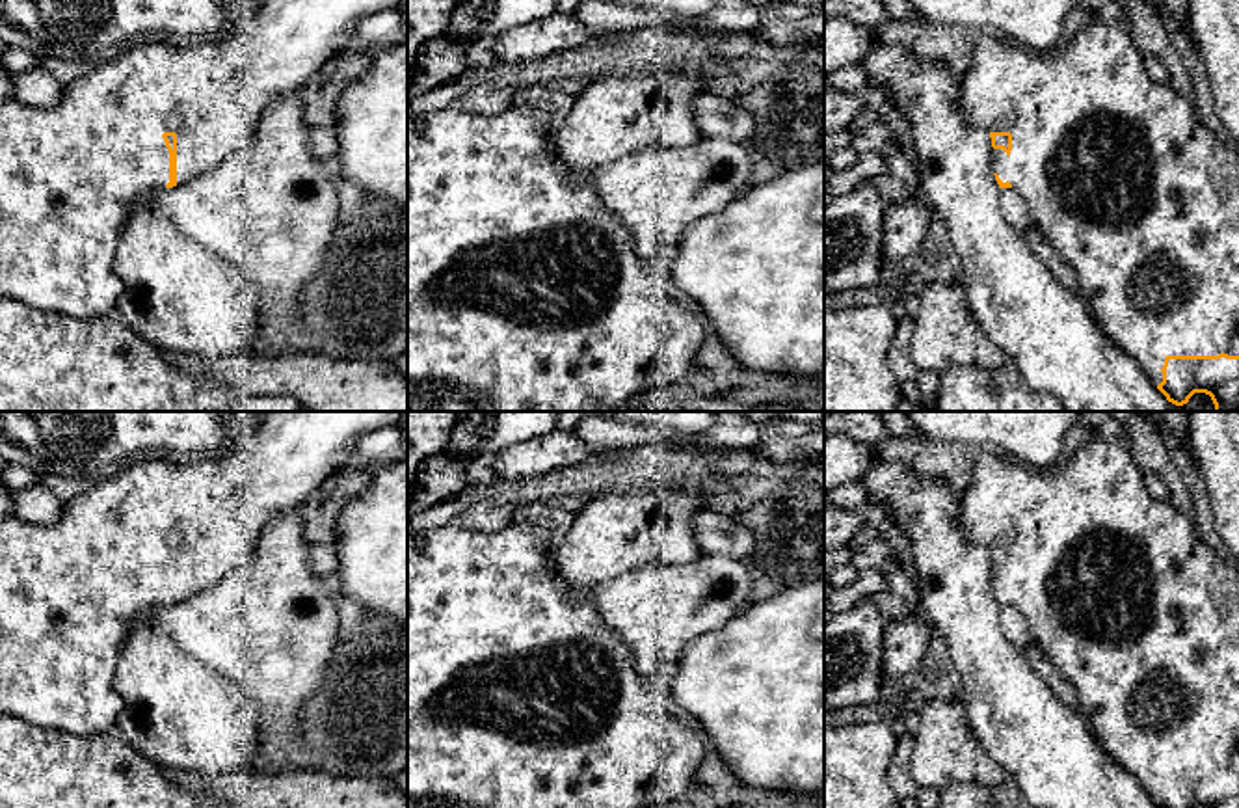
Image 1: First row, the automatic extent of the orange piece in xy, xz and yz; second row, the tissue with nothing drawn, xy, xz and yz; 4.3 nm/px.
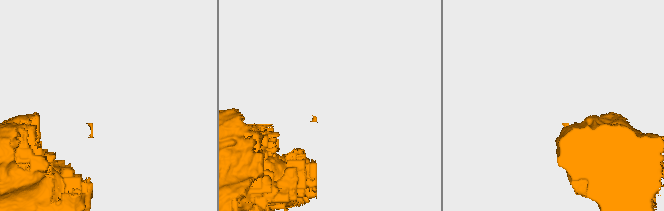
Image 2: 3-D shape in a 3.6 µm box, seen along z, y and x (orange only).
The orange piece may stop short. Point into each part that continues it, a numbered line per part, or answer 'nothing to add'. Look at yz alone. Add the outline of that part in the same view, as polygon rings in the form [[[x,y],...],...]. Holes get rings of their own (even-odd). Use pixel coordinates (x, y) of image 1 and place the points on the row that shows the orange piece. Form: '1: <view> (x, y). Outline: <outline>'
1: yz (1132, 190). Outline: [[[1090,24],[1075,34],[1070,43],[1044,54],[982,37],[962,76],[960,110],[971,127],[1012,134],[1012,151],[1008,155],[992,147],[993,173],[1003,182],[1008,181],[1023,195],[1034,225],[1059,257],[1073,268],[1101,331],[1140,365],[1155,387],[1163,382],[1161,369],[1166,356],[1219,356],[1222,352],[1239,356],[1239,155],[1198,121],[1192,104],[1185,97],[1148,76],[1144,54],[1126,30],[1116,24]]]

